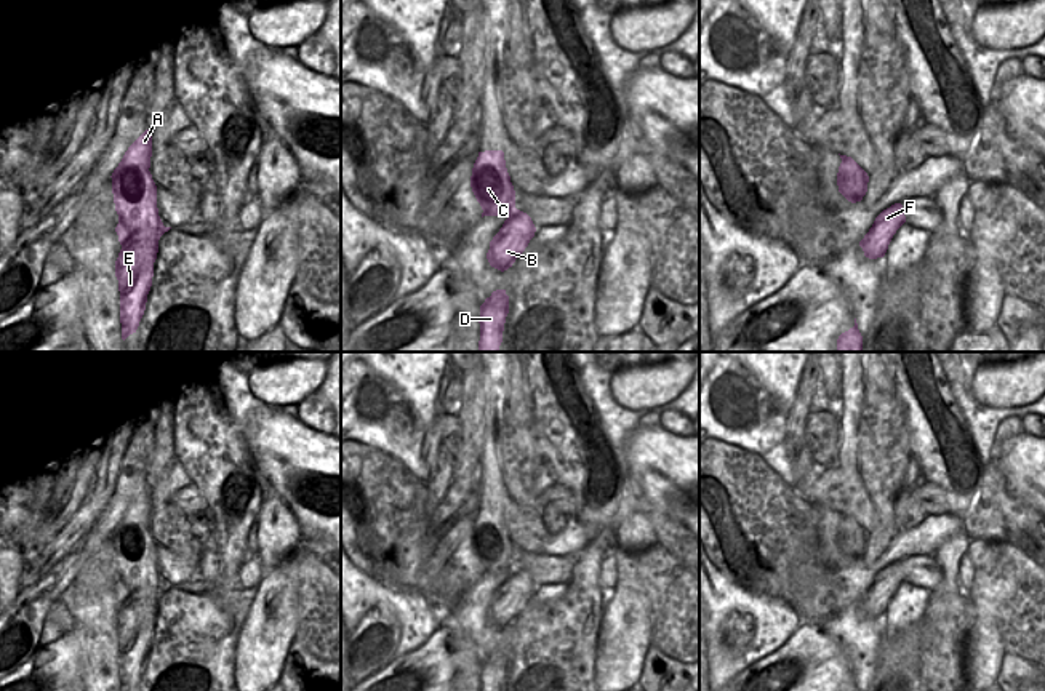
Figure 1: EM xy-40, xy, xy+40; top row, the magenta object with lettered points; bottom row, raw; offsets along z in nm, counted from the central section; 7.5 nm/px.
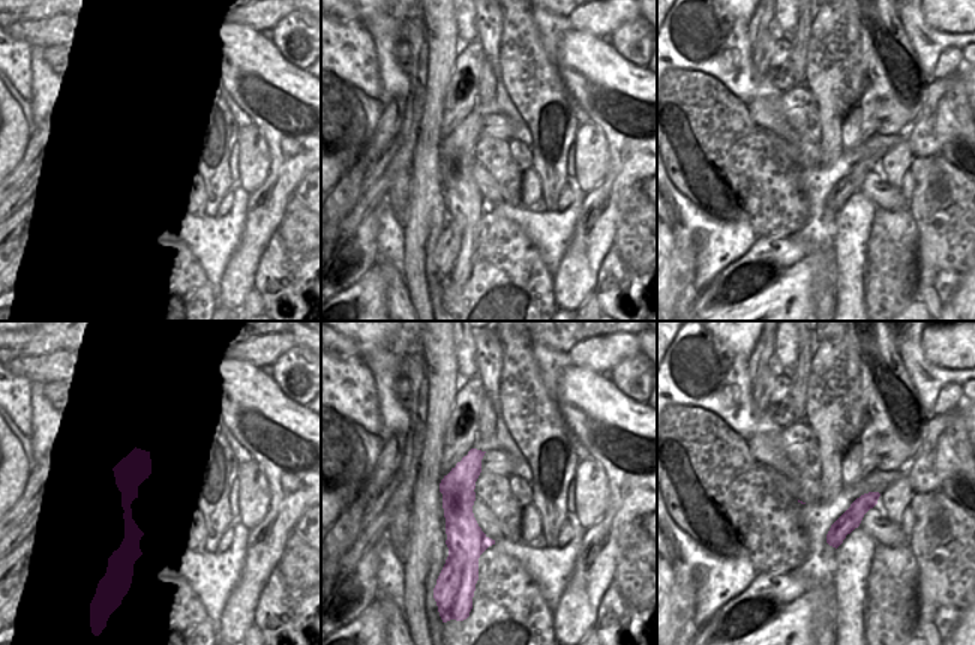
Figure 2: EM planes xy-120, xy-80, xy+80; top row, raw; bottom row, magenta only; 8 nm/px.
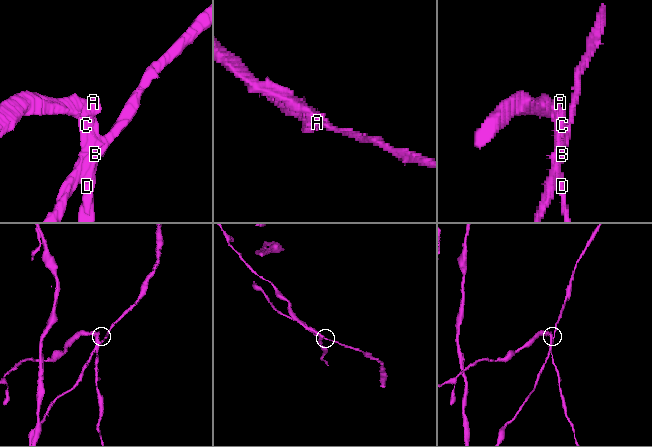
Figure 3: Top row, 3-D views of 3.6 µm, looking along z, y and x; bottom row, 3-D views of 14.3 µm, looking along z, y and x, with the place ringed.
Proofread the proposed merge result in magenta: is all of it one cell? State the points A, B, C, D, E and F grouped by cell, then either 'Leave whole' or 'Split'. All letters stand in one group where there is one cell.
Groups: A / B C D E F. Split.

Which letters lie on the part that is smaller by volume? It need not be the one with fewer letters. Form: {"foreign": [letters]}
{"foreign": ["A"]}

